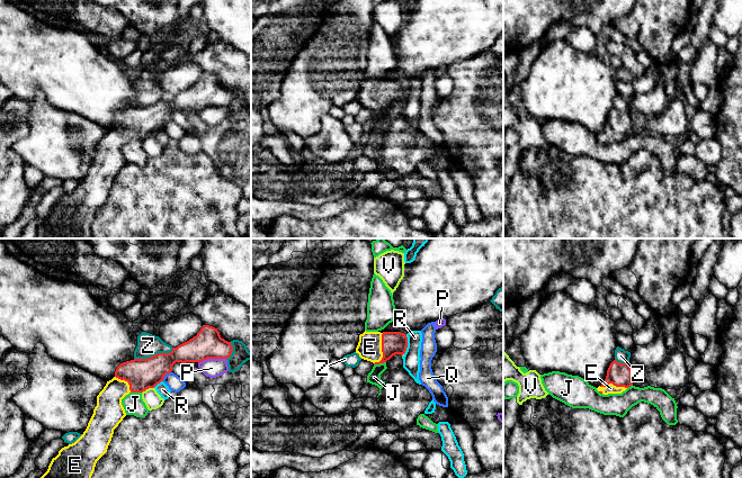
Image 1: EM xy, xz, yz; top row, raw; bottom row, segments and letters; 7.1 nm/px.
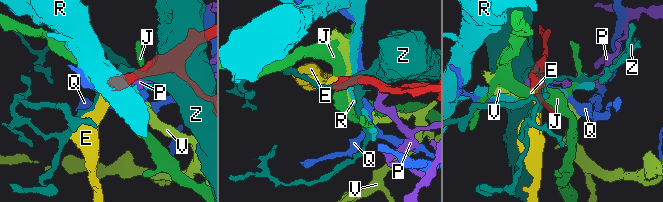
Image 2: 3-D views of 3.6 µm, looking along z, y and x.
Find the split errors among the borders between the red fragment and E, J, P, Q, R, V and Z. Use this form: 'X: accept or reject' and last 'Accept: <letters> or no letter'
E: accept
J: reject
P: reject
Q: reject
R: reject
V: reject
Z: reject
Accept: E

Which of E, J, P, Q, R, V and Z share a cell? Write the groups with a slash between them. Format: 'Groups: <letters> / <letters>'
Groups: E / J / P / Q / R / V / Z

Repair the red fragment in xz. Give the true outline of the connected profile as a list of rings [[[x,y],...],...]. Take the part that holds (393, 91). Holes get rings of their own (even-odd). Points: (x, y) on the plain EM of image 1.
[[[364,80],[359,83],[356,101],[374,112],[384,111],[395,102],[403,103],[408,96],[406,82],[401,80]]]

